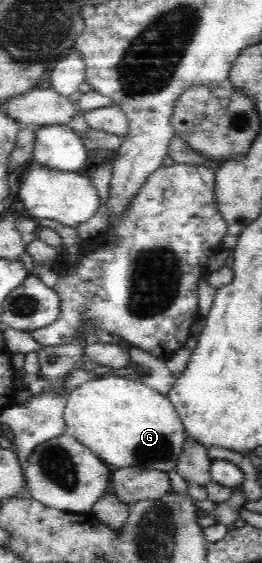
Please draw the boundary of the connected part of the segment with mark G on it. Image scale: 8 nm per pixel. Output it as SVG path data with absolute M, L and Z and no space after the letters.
M106 374L94 377L71 391L63 411L65 433L75 437L91 449L105 465L112 469L124 466L170 471L178 465L183 443L187 439L184 424L168 396L152 389L141 381L133 381L120 375Z

